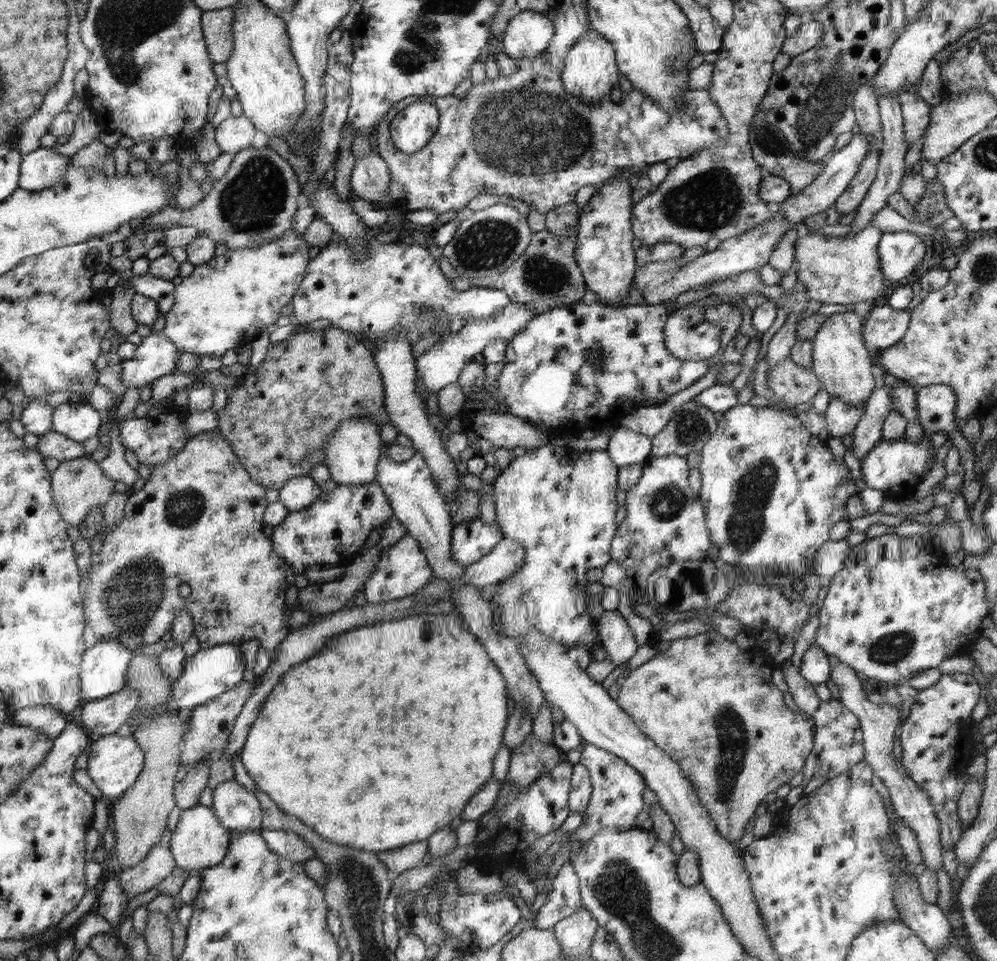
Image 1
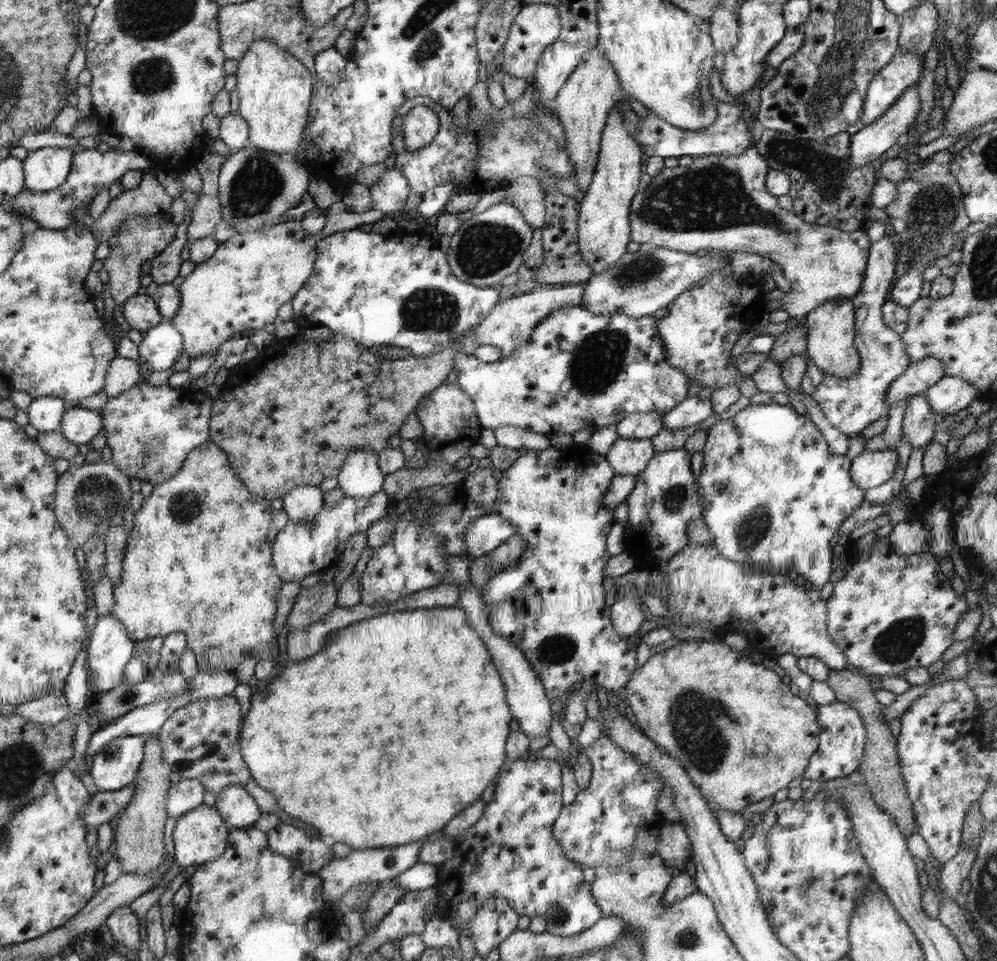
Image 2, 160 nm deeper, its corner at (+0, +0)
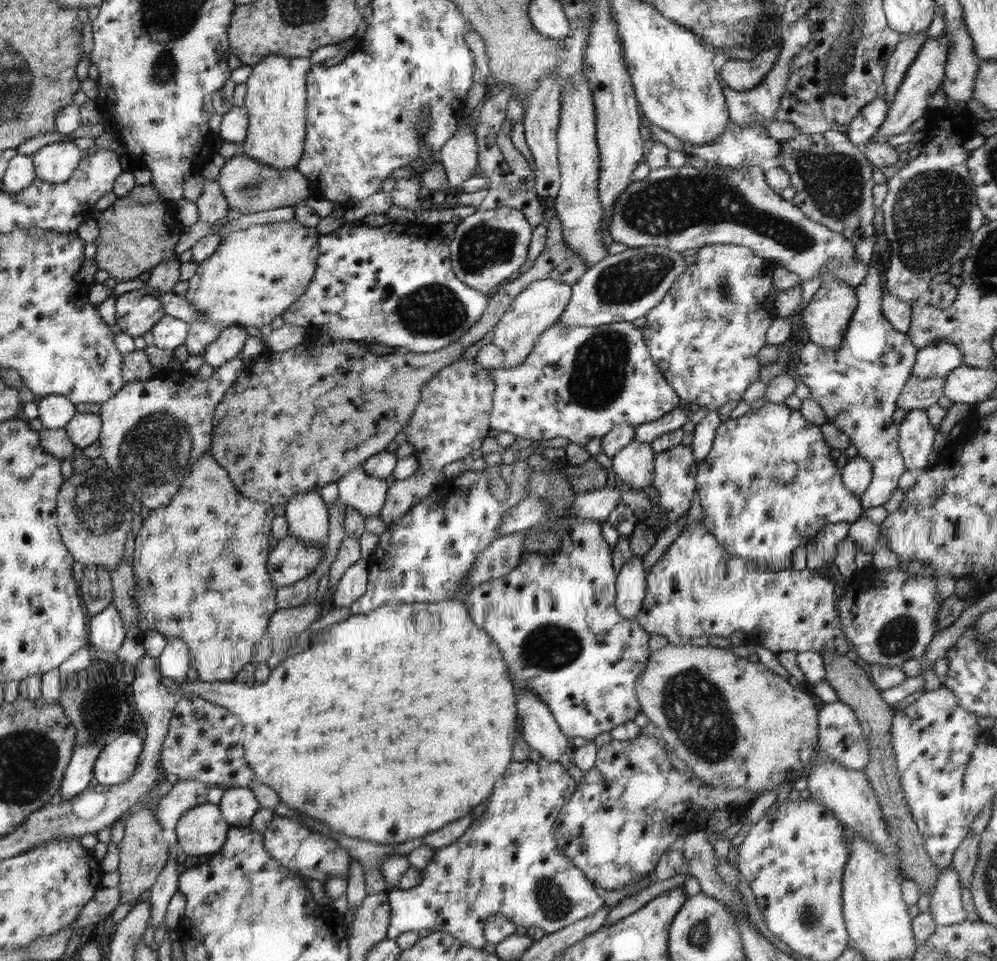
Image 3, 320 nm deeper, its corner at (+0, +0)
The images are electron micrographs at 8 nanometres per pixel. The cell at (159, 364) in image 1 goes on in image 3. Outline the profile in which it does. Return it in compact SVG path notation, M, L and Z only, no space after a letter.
M168 314L152 327L153 344L172 352L176 346L184 345L189 335L190 324Z

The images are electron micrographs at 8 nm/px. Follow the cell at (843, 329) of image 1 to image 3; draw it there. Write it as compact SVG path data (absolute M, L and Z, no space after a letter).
M832 279L820 284L820 288L812 296L809 305L800 314L809 340L825 349L837 349L844 342L844 334L848 328L852 313L857 307L855 287L847 282Z

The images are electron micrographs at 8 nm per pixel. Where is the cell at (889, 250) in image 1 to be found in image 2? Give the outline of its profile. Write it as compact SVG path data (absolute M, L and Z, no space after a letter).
M887 235L870 245L865 277L862 279L860 290L851 298L855 308L854 344L860 355L859 371L850 379L824 375L818 389L811 394L830 424L848 437L858 435L880 416L889 412L888 387L910 363L905 343L901 336L884 322L881 311L896 280L894 273L899 247L899 244L895 244Z

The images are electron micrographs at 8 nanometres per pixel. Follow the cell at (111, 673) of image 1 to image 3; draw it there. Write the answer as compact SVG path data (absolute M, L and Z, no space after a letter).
M111 603L102 613L91 618L91 650L103 650L104 652L116 652L127 636L123 620Z

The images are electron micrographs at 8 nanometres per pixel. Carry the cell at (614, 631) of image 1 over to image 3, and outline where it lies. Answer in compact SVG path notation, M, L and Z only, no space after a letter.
M634 555L630 562L624 563L616 583L616 609L628 619L634 619L642 610L646 592L646 576L644 573L643 557Z

